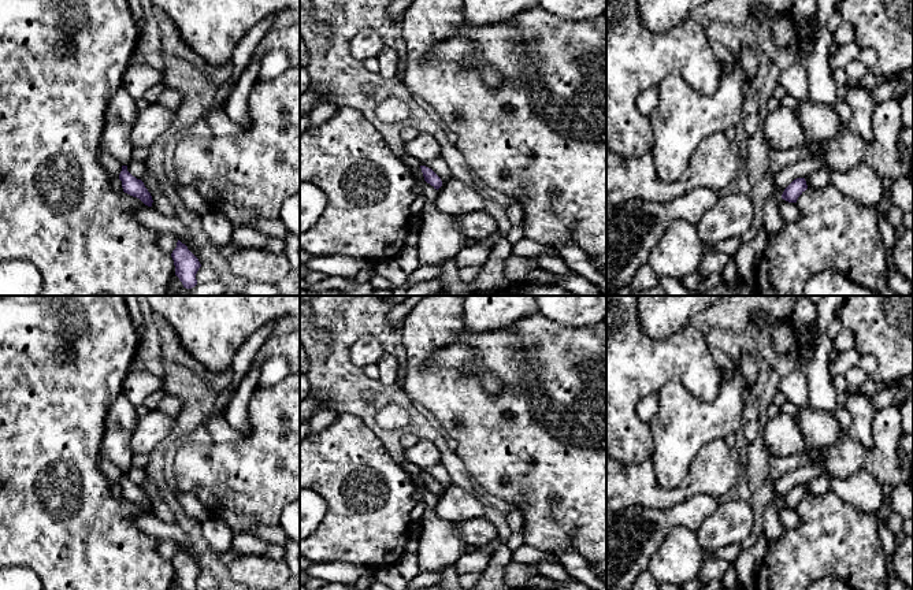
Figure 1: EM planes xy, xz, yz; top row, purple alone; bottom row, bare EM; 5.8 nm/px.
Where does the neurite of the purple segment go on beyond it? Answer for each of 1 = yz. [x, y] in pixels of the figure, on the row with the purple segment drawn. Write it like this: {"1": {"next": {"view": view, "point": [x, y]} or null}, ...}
{"1": {"next": null}}

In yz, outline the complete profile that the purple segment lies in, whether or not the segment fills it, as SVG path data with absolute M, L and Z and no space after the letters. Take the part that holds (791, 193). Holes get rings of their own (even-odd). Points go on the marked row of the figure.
M805 178L794 179L783 192L782 198L788 203L797 203L798 197L808 189Z

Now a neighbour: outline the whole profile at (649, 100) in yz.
M650 88L636 100L636 107L643 115L650 116L652 112L657 108L658 101L660 89Z

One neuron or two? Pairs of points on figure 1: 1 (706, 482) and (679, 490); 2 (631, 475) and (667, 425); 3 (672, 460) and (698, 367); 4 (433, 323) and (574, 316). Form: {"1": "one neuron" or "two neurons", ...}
{"1": "one neuron", "2": "two neurons", "3": "two neurons", "4": "two neurons"}

